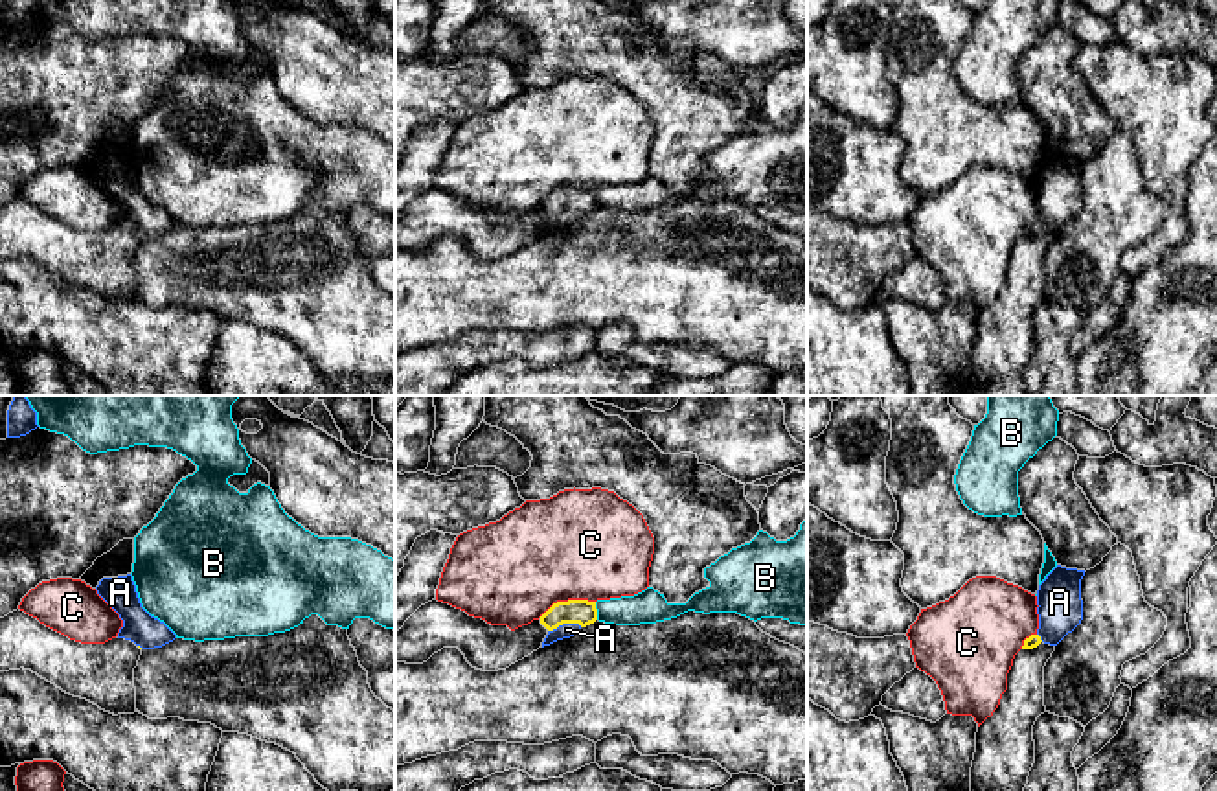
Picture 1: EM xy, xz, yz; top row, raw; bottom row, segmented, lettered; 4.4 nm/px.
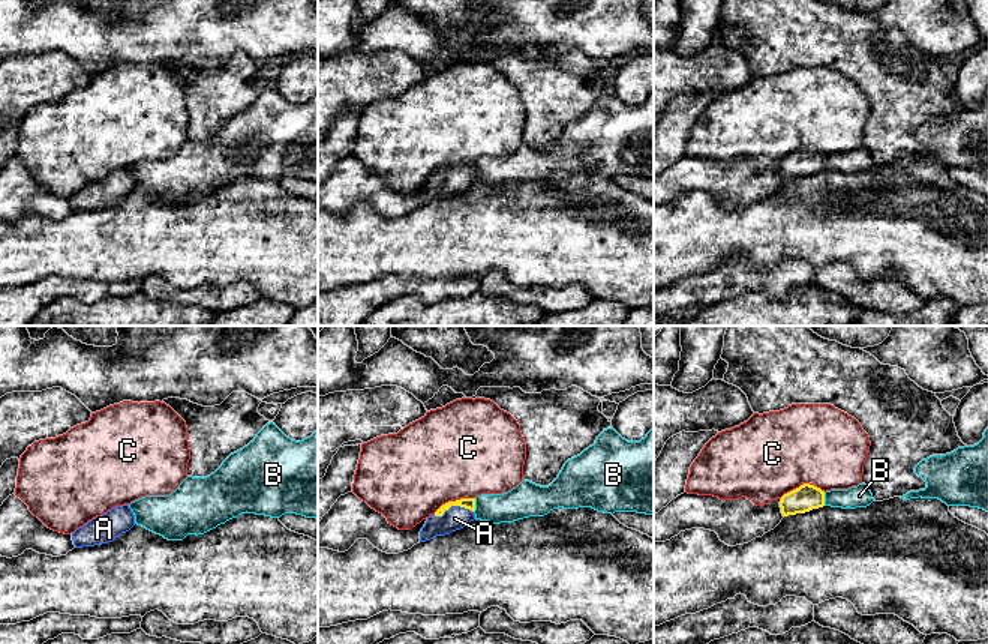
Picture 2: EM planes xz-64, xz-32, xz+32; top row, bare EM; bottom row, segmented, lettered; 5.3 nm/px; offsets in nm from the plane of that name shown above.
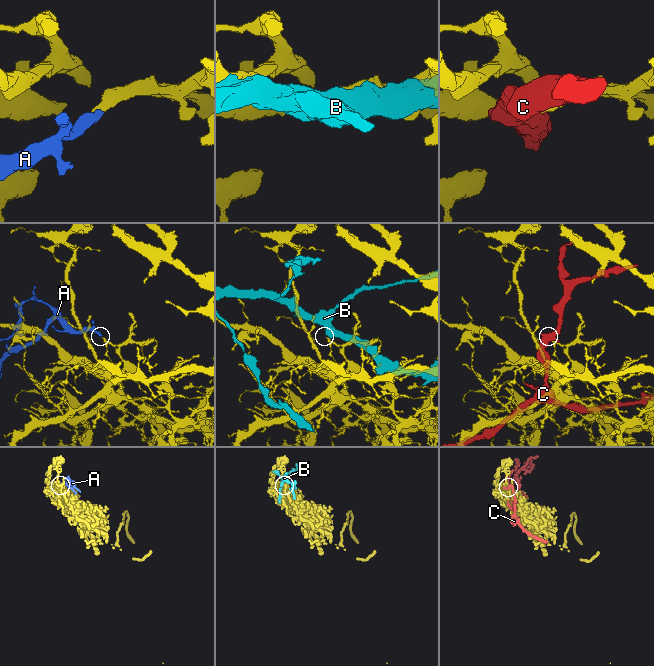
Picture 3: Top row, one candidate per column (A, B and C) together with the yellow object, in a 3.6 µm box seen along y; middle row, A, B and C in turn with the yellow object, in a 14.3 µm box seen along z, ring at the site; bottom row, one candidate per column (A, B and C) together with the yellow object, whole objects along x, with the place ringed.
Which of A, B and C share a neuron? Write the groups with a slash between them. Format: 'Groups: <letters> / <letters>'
Groups: A / B / C

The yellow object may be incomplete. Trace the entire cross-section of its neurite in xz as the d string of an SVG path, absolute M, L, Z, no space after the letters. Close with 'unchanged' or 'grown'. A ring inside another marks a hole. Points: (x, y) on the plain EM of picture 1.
M568 188L553 191L540 204L540 212L548 217L542 235L557 228L574 224L581 215L586 215L596 208L597 208L596 189Z; grown

